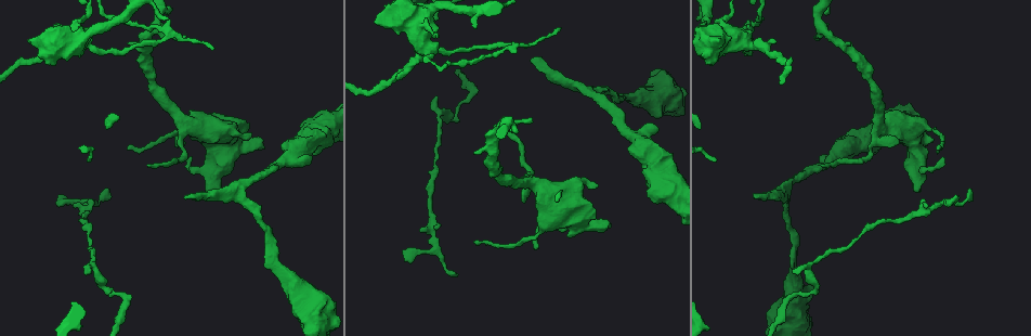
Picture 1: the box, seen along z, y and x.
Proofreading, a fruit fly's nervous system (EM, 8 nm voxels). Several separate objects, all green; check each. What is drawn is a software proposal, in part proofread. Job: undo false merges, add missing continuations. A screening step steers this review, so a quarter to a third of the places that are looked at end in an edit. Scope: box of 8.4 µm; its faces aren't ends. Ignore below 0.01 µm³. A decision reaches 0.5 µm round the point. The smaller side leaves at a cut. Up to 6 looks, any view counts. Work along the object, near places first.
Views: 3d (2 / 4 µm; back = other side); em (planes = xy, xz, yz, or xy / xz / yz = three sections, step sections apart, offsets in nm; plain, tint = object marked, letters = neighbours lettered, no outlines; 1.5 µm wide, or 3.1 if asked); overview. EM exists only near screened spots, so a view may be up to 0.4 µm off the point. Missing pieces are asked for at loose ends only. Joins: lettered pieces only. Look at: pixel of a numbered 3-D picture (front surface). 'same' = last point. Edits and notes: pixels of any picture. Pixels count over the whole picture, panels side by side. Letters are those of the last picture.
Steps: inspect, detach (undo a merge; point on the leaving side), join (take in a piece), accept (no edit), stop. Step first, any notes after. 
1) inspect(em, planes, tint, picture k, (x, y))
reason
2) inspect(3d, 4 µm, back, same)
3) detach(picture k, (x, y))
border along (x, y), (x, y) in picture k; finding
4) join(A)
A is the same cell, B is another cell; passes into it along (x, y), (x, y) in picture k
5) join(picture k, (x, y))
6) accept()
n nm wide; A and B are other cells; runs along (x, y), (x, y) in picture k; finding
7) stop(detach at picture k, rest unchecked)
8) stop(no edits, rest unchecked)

inspect(em, planes, letters, picture 1, (580, 183))
thick turns thin

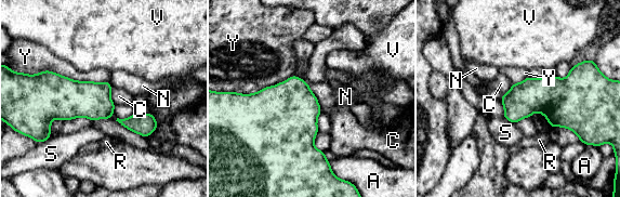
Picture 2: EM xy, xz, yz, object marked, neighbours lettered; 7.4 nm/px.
accept()
A, C, N, R, S, V and Y are other cells; border along (294, 74), (307, 84), (321, 110) in picture 2; one neuron here

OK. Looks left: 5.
inspect(em, xy, step 8, tint, picture 1, (935, 130))

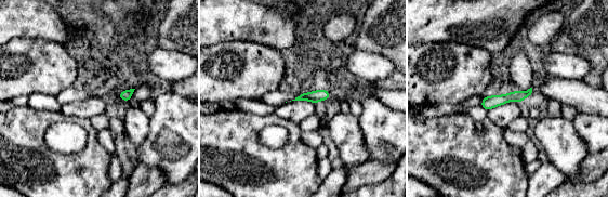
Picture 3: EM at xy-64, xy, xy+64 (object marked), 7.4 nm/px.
inspect(em, planes, letters, same)

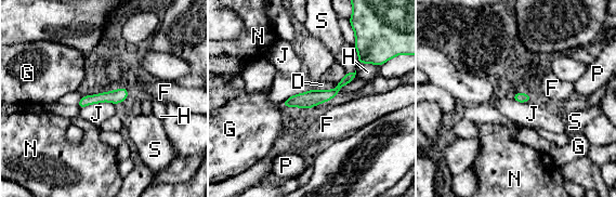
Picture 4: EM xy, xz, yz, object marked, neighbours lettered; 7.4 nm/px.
accept()
J touches over 280 nm; D, F, G, H, J, N, P and S are other cells; border along (115, 104), (99, 102), (79, 108) in picture 4; one neuron here

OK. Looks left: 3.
inspect(em, yz, step 4, tint, picture 1, (955, 196))
thin end

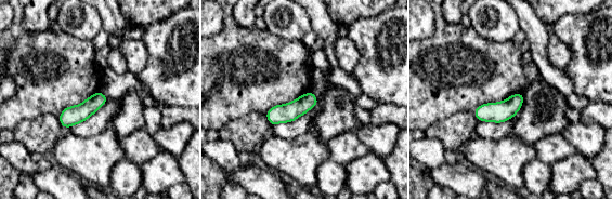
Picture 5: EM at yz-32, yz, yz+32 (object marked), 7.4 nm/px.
inspect(em, planes, letters, same)
another direction

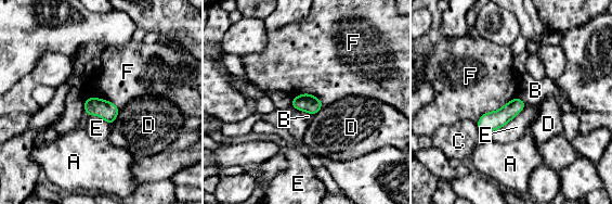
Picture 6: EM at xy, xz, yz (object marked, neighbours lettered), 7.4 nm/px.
accept()
A, B, C, D, E and F are other cells; border along (516, 96), (476, 123) in picture 6; no lettered piece goes on from it

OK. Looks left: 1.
stop(no edits, rest unchecked)

